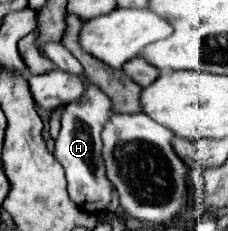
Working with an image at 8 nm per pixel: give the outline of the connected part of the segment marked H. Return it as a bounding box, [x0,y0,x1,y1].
[52,86,116,214]

